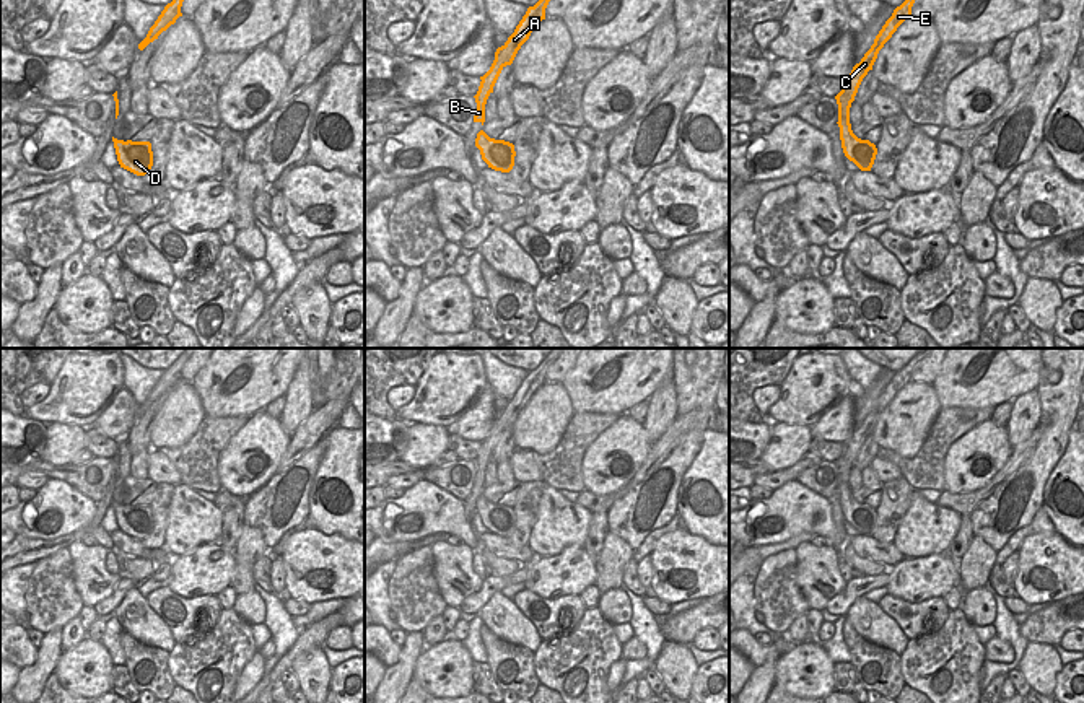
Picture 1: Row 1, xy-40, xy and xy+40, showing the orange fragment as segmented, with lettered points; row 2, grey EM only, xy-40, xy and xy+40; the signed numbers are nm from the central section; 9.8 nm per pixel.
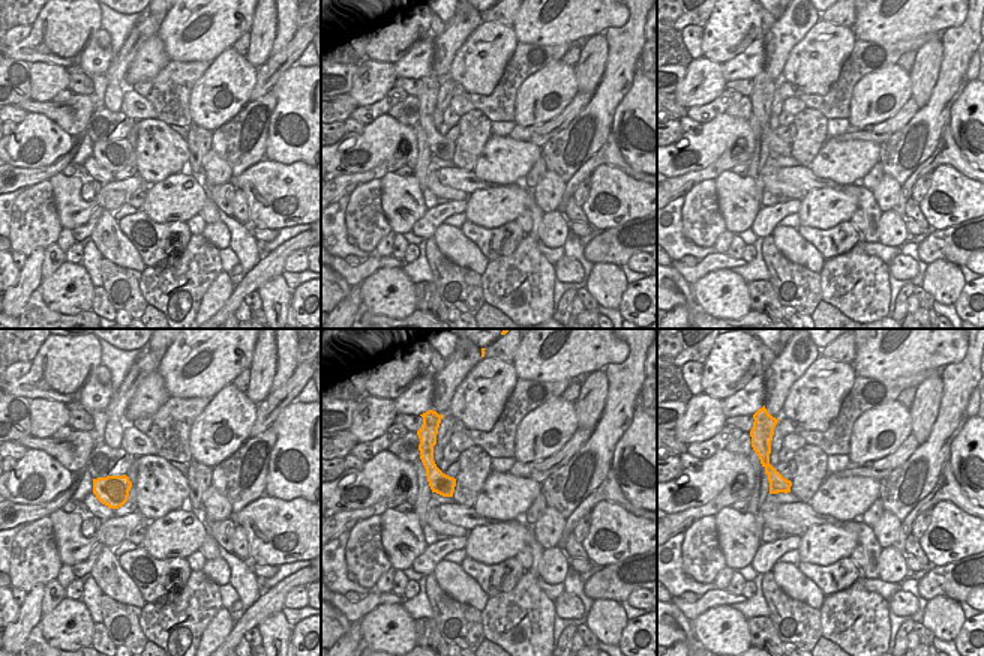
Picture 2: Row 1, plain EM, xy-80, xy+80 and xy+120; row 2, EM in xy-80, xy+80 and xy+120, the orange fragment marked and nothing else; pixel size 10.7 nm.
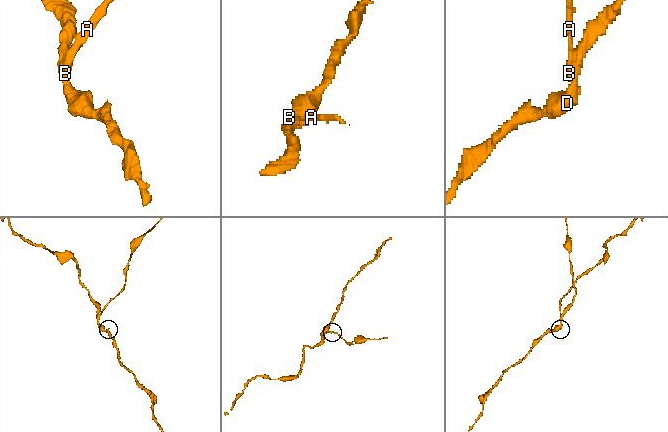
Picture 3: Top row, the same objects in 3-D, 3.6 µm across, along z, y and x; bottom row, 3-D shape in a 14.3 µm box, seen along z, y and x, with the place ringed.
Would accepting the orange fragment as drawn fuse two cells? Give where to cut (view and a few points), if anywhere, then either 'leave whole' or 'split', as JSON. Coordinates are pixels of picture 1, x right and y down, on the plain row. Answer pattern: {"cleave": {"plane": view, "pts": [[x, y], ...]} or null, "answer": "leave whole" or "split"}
{"cleave": {"plane": "xy+40", "pts": [[847, 441], [847, 458], [850, 461]]}, "answer": "split"}

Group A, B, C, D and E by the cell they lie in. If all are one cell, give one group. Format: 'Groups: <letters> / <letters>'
Groups: A B C E / D.

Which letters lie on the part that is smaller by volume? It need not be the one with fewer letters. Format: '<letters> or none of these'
A, B, C, E

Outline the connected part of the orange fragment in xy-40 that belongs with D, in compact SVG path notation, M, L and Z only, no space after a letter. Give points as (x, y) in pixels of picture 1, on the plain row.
M112 501L117 526L120 532L145 540L153 531L153 516L150 506L117 504Z

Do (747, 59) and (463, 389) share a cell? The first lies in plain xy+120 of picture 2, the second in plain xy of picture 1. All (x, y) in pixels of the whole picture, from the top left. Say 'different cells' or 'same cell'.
different cells

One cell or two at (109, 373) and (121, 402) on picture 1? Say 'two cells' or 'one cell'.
two cells

